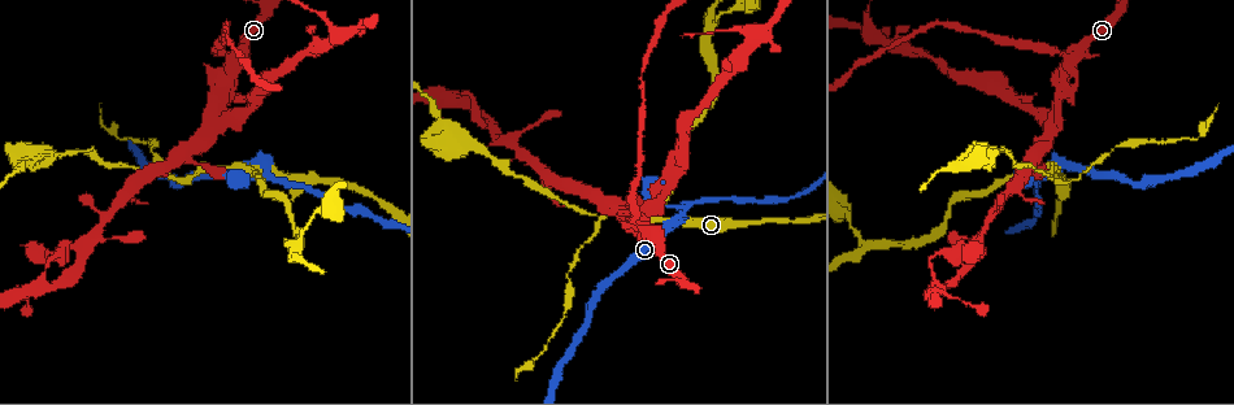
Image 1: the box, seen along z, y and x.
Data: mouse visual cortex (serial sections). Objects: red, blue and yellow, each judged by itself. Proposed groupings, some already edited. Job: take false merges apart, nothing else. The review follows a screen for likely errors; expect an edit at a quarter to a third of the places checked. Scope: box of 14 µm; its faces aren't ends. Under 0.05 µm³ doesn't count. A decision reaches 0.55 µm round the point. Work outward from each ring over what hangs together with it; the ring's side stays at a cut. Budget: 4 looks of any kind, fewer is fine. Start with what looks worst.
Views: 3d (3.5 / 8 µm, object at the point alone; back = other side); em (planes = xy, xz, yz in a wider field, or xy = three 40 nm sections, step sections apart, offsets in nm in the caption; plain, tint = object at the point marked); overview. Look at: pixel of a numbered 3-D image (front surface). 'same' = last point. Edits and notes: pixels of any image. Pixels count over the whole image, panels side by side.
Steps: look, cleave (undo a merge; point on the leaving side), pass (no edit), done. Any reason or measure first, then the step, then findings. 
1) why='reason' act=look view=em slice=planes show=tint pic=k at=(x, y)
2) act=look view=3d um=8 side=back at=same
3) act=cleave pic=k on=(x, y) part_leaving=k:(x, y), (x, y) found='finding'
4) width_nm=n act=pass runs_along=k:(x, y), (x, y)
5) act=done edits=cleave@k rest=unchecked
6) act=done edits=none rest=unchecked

why='three-way junction' act=look view=3d um=3.5 pic=1 at=(237, 166)

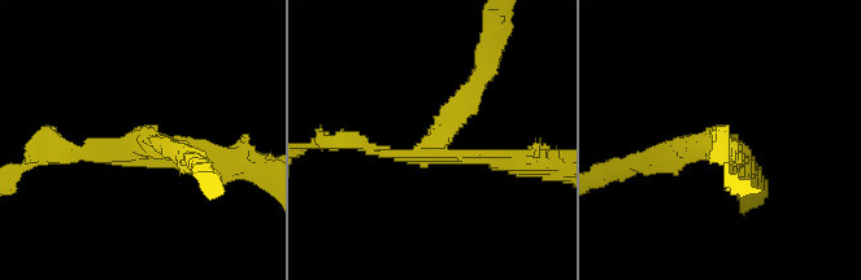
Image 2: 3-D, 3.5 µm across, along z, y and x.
arms=3 arm_widths_nm=150,250,250 why='now the EM' act=look view=em slice=xy step=1 show=tint pic=2 at=(440, 149)

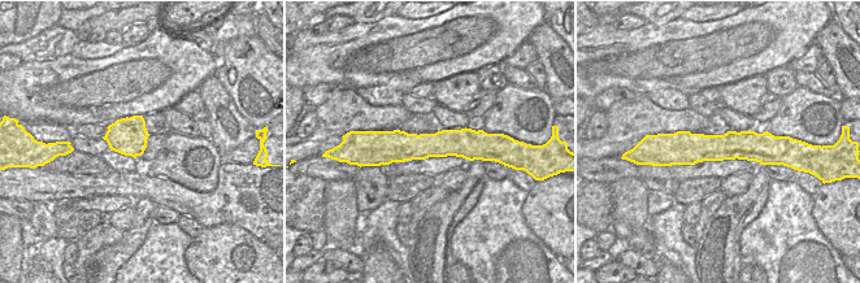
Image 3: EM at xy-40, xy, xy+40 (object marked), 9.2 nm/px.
width_nm=260 act=cleave pic=2 on=(42, 134) found='two cells meet here'

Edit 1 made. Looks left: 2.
why='thick turns thin' act=look view=3d um=3.5 pic=1 at=(220, 119)

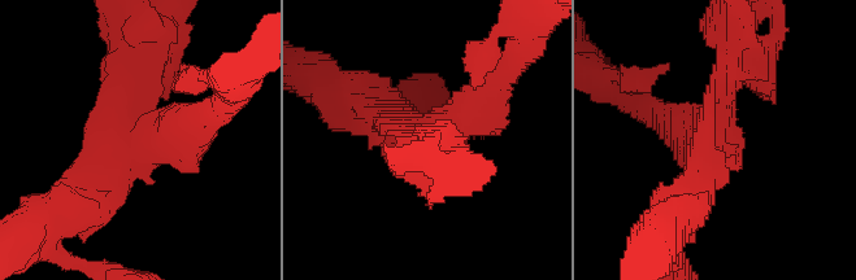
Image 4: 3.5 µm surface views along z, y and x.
arm_widths_nm=350,450,500 act=cleave pic=4 on=(172, 145) found='a second cell is stuck on'

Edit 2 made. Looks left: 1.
act=done edits=cleave@2,cleave@4 rest=unchecked

